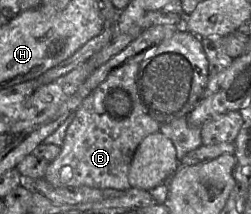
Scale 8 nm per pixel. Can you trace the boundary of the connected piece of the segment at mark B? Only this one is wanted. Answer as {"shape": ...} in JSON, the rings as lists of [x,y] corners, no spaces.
{"shape":[[[148,51],[144,56],[134,56],[120,65],[118,68],[114,69],[109,73],[107,78],[97,86],[82,102],[80,107],[75,111],[75,118],[73,122],[70,124],[67,132],[65,141],[62,145],[62,151],[60,155],[52,161],[45,173],[44,179],[50,183],[52,186],[57,188],[64,187],[91,187],[91,188],[99,188],[99,189],[116,189],[119,191],[126,191],[131,188],[129,181],[129,171],[131,167],[131,163],[133,160],[134,153],[138,148],[139,144],[143,141],[143,139],[152,134],[160,131],[161,125],[151,118],[142,108],[140,103],[137,90],[136,90],[136,76],[139,70],[141,63],[151,55],[153,51]]]}

